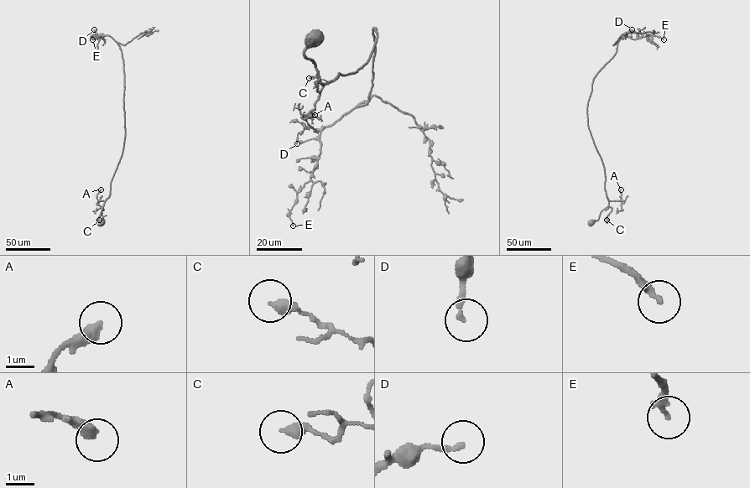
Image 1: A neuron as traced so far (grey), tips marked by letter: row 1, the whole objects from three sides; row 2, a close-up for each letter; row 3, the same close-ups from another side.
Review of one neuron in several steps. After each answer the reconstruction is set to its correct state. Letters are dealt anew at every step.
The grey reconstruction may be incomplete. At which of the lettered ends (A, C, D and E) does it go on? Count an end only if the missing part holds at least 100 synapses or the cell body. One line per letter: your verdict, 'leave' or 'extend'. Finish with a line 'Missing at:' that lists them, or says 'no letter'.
A: leave
C: leave
D: leave
E: leave
Missing at: no letter

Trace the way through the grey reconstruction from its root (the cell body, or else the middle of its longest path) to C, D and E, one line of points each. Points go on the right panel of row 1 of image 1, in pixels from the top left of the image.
C: (591, 222), (597, 220), (602, 210), (611, 206), (608, 220), (606, 220)
D: (591, 222), (608, 199), (588, 126), (587, 101), (593, 78), (632, 29)
E: (591, 222), (608, 204), (604, 168), (588, 126), (593, 78), (613, 56), (622, 35), (664, 39)

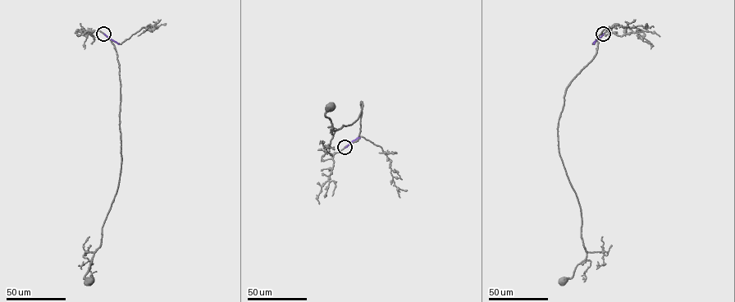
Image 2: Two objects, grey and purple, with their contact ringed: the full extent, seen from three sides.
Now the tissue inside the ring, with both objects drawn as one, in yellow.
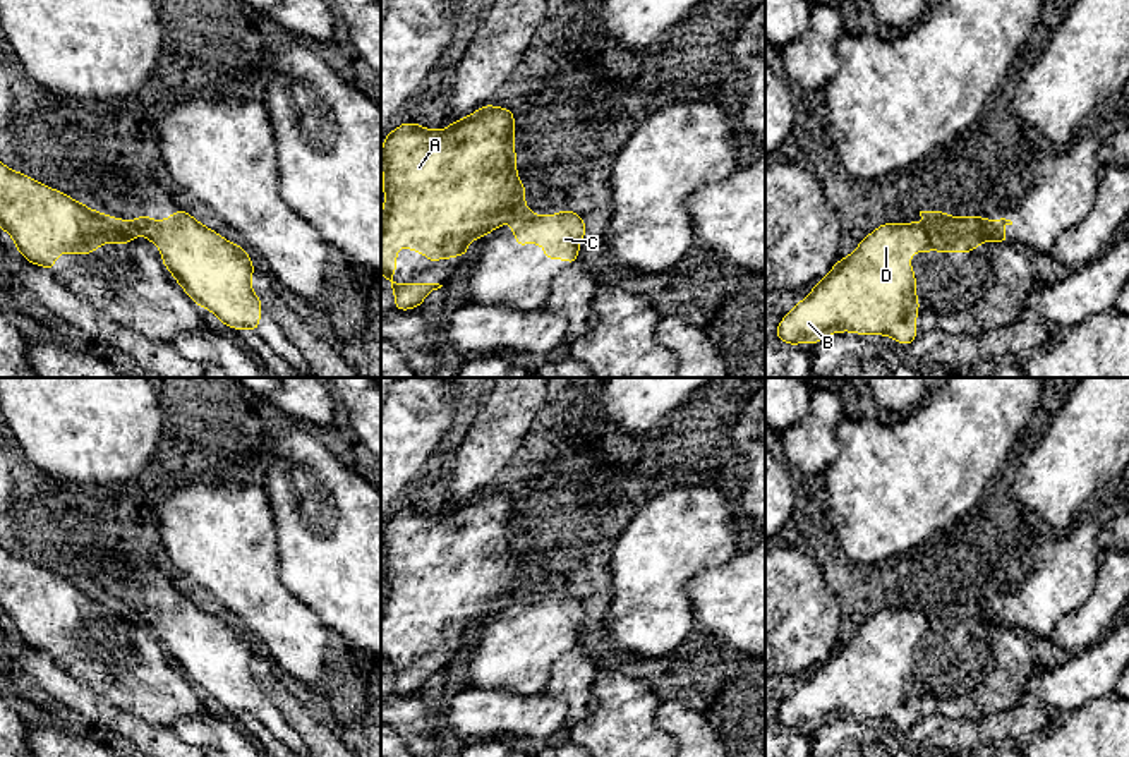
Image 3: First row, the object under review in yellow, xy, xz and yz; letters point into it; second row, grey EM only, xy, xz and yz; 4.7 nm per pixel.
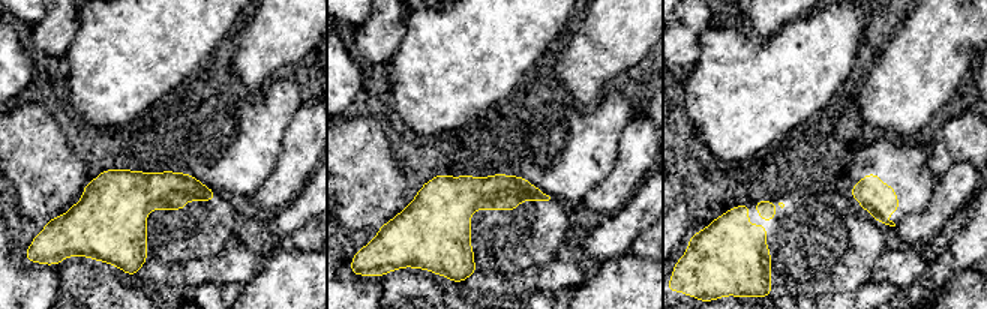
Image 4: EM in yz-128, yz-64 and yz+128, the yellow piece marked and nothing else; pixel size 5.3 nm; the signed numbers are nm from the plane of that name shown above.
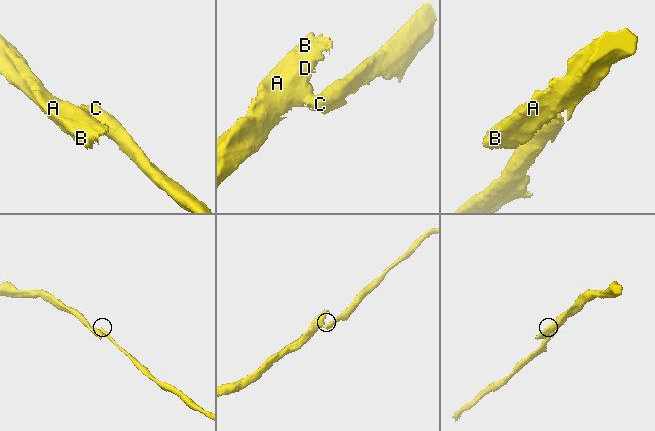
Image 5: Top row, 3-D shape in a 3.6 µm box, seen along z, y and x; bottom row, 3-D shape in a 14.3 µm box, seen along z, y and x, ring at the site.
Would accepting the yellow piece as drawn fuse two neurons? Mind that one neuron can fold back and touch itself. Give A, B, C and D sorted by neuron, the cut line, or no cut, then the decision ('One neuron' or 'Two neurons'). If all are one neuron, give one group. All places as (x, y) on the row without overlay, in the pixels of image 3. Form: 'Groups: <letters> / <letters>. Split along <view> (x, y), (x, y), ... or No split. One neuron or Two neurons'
Groups: A B D / C. Split along yz (989, 606), (1002, 625). Two neurons

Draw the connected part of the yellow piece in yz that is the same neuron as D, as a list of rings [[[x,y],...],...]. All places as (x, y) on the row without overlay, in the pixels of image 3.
[[[939,594],[920,601],[928,606],[884,608],[866,620],[781,704],[777,723],[815,730],[832,718],[851,716],[911,730],[920,695],[911,639],[973,637],[980,627],[1002,627],[985,601],[949,601]]]

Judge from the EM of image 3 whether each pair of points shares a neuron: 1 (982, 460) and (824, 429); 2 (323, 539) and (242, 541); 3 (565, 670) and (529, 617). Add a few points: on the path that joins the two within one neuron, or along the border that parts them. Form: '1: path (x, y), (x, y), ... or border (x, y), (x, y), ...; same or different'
1: border (845, 417), (838, 429), (839, 454), (824, 469); different
2: border (268, 502), (273, 512), (278, 577), (282, 581); different
3: border (577, 642), (551, 670), (549, 680), (543, 689); different

